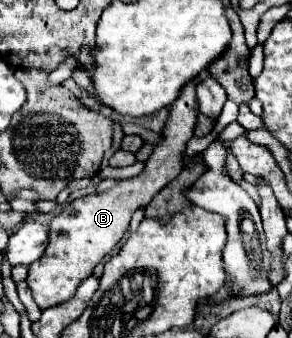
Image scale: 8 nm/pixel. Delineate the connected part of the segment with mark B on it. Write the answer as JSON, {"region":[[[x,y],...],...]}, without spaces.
{"region":[[[197,76],[181,88],[177,100],[169,110],[169,118],[161,130],[161,142],[153,146],[153,152],[147,158],[145,168],[139,176],[121,180],[105,192],[95,192],[95,194],[85,194],[75,198],[63,208],[61,214],[57,214],[51,220],[49,244],[45,248],[45,254],[29,266],[29,276],[27,276],[27,284],[41,310],[71,300],[71,296],[77,292],[77,286],[85,278],[89,278],[89,274],[93,274],[93,268],[121,242],[123,234],[129,228],[129,220],[133,212],[139,208],[145,208],[153,200],[153,196],[183,170],[185,146],[191,140],[197,124],[199,104],[197,104],[195,88],[201,84],[201,80],[203,76]]]}

